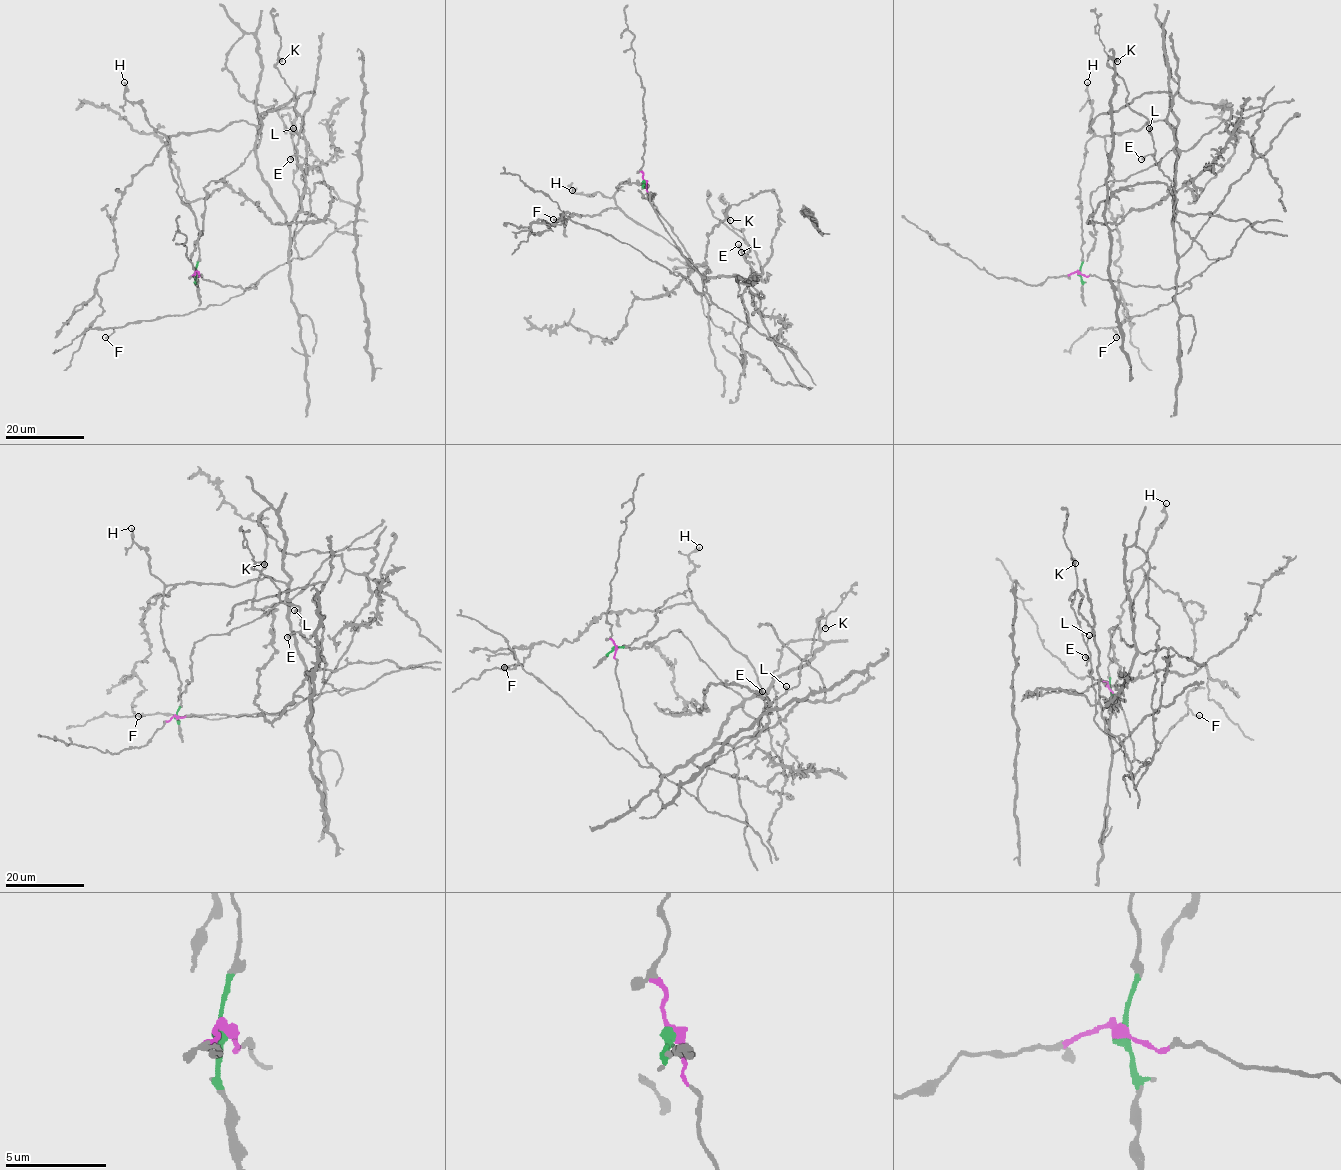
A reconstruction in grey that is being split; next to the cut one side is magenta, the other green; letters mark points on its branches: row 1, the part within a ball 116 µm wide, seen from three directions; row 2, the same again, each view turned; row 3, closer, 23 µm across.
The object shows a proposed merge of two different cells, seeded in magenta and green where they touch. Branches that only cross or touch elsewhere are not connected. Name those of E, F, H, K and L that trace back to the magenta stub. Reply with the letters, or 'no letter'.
E, F, K, L

